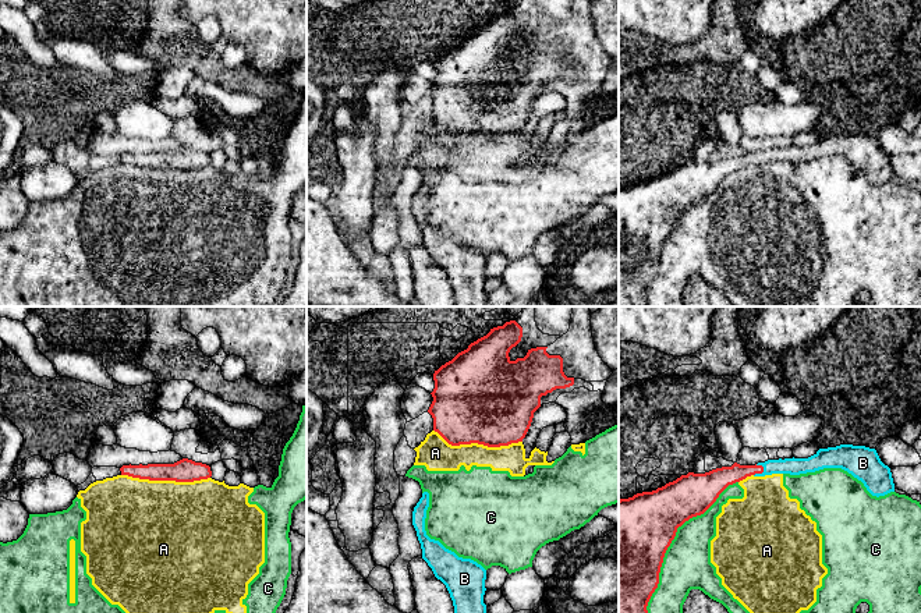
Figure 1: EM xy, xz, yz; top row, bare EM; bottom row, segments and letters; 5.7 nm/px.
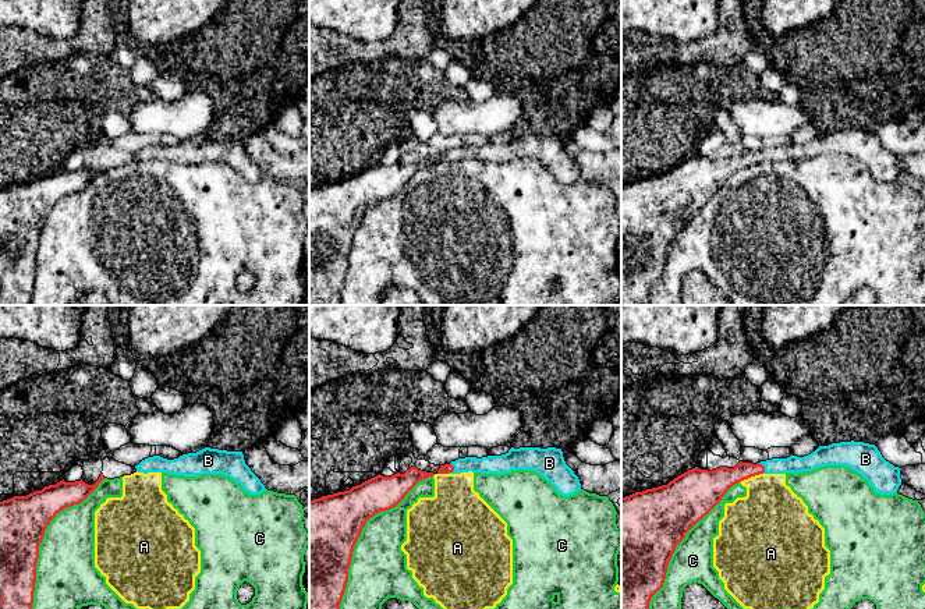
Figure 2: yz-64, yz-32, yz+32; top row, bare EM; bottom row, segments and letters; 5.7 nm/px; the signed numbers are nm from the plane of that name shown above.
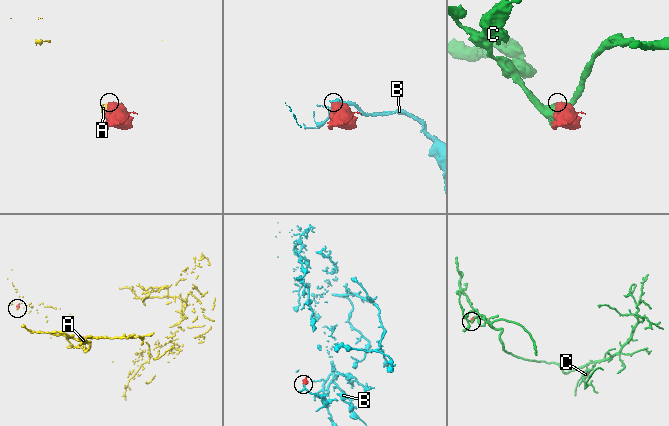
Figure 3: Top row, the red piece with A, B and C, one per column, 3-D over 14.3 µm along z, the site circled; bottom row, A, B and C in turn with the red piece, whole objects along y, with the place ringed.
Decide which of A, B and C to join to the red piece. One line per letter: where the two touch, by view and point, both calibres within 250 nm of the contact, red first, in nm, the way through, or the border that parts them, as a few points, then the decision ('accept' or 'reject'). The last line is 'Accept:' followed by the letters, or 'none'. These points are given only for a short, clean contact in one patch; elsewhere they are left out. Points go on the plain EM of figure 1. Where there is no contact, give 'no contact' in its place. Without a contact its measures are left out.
A: xy (166, 167) | 130/500 nm | reject
B: yz (761, 160) | 120/100 nm | across yz (721, 166), (743, 159), (761, 160), (769, 155), (793, 153) | accept
C: yz (670, 230) | 460/280 nm | reject
Accept: B

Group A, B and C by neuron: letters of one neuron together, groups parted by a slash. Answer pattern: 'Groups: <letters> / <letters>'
Groups: A C / B

